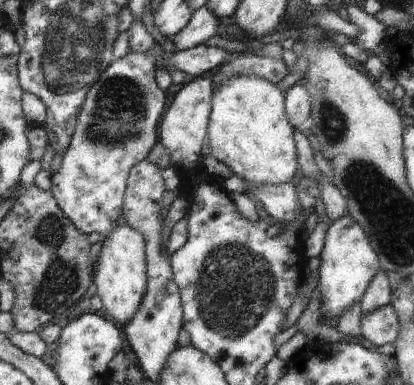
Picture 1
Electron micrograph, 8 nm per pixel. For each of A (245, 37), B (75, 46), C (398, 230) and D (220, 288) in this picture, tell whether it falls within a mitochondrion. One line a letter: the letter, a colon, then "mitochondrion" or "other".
A: other
B: mitochondrion
C: mitochondrion
D: mitochondrion

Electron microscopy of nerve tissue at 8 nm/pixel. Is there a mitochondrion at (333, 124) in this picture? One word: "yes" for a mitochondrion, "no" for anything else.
yes

